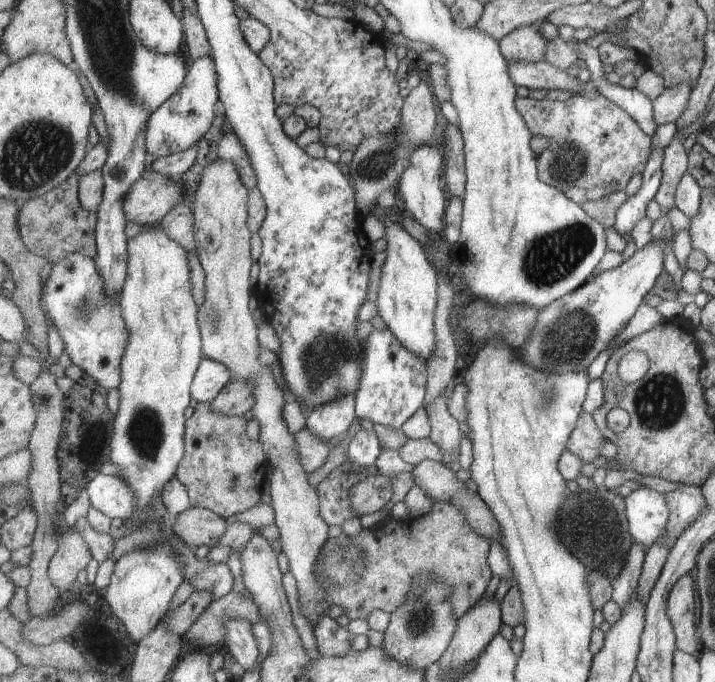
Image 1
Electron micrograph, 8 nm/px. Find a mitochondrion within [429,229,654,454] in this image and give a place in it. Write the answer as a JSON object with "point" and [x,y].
{"point":[569,337]}

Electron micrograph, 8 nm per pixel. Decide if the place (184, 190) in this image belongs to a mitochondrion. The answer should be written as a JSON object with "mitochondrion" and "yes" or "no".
{"mitochondrion":"no"}

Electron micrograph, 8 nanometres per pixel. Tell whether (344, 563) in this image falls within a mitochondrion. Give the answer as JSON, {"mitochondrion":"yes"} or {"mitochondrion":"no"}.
{"mitochondrion":"yes"}

